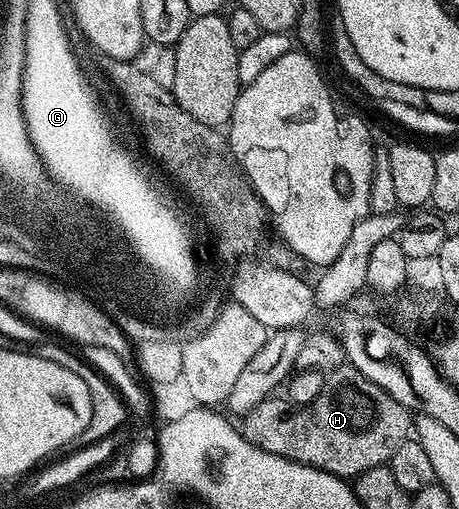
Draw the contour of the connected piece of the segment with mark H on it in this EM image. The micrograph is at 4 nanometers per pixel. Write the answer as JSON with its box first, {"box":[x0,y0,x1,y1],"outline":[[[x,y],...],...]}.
{"box":[239,365,411,481],"outline":[[[342,365],[325,375],[323,389],[313,403],[307,406],[294,405],[285,397],[265,398],[243,416],[239,430],[247,441],[251,441],[251,445],[267,453],[275,453],[275,457],[283,457],[332,475],[340,475],[342,479],[349,481],[367,469],[388,464],[395,449],[399,449],[399,445],[410,438],[411,412],[408,407],[399,405],[395,397],[379,389],[375,381],[363,377],[359,369]]]}

